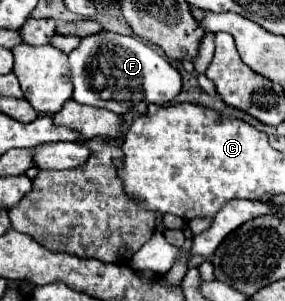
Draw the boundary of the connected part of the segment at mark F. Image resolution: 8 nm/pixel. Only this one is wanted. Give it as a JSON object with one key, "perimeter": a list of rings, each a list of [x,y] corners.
{"perimeter":[[[102,32],[82,38],[78,50],[68,54],[74,100],[98,108],[108,108],[120,116],[134,112],[144,114],[148,104],[168,104],[182,90],[180,72],[156,48],[136,36]]]}

